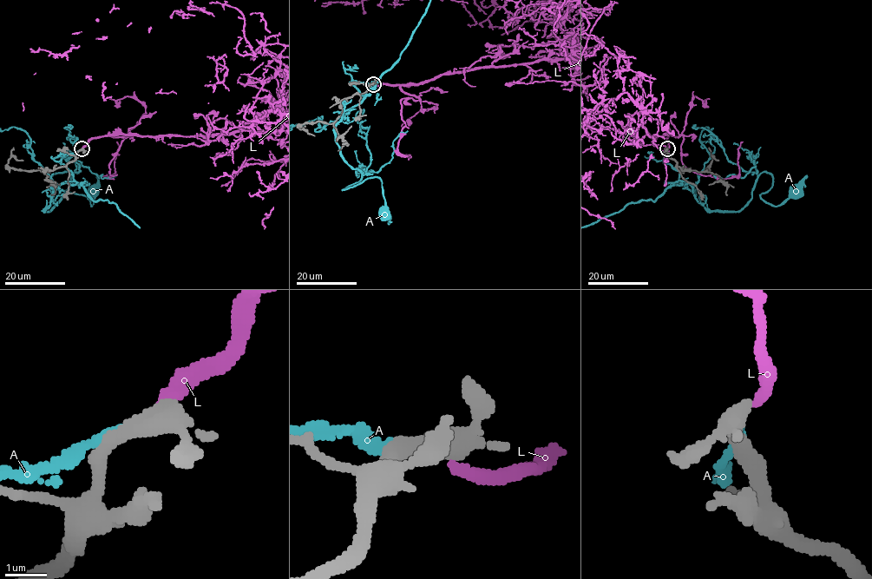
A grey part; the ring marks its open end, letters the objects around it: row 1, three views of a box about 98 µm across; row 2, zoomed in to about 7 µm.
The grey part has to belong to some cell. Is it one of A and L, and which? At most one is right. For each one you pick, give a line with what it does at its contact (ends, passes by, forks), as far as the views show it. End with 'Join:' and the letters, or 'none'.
L: it ends
Join: L

